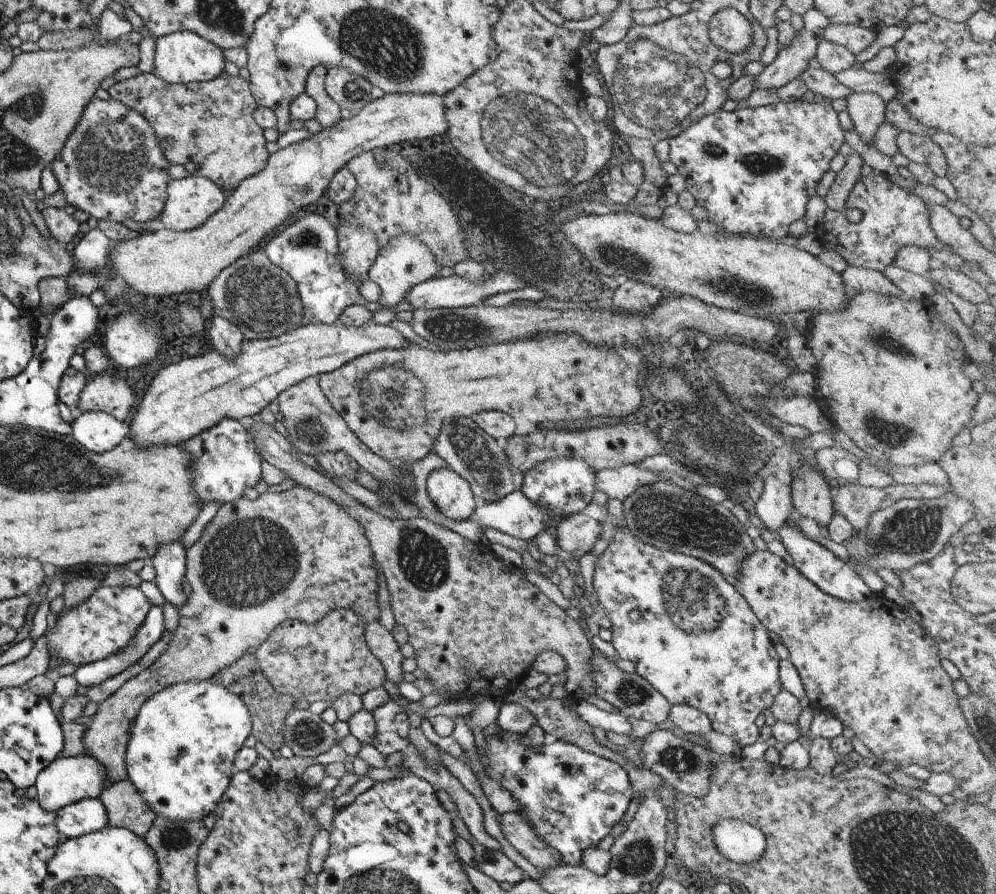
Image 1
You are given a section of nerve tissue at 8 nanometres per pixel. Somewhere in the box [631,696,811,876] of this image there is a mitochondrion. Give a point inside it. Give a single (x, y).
(684, 759)

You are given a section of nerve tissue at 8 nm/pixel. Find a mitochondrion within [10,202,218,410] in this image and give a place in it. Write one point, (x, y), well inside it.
(140, 327)

